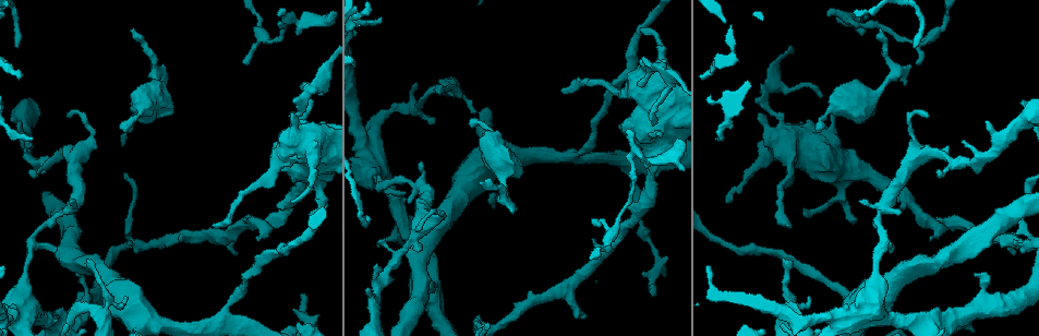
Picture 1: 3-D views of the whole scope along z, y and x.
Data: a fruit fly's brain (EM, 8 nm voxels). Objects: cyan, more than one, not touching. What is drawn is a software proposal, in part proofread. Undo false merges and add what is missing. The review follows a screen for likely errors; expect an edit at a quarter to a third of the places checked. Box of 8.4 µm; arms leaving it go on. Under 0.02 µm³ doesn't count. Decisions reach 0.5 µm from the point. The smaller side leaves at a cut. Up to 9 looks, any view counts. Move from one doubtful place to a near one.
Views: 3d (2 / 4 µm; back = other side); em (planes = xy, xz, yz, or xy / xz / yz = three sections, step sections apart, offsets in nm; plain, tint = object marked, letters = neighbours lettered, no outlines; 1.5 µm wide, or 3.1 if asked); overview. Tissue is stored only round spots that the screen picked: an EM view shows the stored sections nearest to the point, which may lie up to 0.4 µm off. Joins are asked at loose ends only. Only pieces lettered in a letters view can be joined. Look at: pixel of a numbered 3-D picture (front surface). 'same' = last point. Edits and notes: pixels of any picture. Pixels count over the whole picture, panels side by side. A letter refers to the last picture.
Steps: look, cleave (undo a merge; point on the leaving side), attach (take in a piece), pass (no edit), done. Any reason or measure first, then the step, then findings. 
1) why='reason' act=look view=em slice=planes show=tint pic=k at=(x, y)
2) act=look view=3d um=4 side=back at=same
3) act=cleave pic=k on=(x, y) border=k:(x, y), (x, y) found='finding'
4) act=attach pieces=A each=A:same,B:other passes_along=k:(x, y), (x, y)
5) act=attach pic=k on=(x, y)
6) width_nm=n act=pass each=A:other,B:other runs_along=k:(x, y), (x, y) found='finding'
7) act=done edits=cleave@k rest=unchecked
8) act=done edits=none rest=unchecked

why='an open end' act=look view=em slice=planes show=letters pic=1 at=(909, 63)

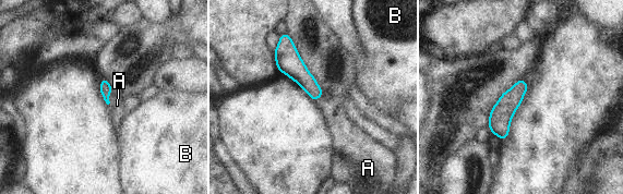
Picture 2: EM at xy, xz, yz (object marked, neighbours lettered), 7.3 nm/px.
act=attach pieces=A each=A:same,B:other passes_along=2:(105, 87), (109, 95), (117, 105) found='the neuron continues'

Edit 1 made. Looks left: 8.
why='see it whole again' act=look view=overview

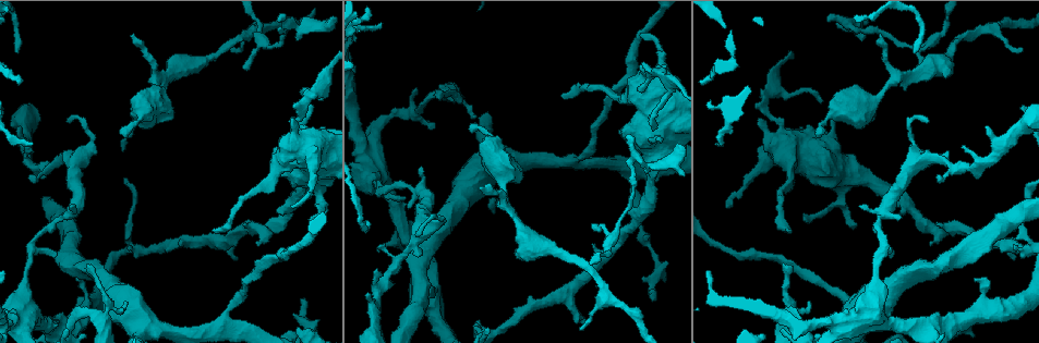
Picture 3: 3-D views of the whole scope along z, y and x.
why='thick turns thin' act=look view=em slice=planes show=letters pic=3 at=(774, 118)

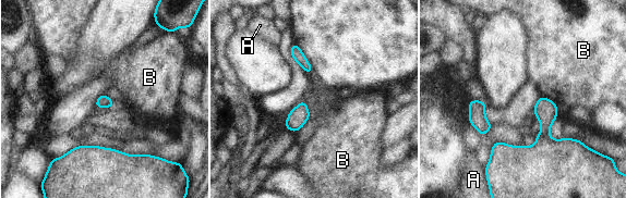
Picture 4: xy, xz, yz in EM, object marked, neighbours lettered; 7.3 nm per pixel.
width_nm=90 act=pass each=A:other,B:other runs_along=4:(554, 106), (531, 152), (494, 152) found='all the same neuron'

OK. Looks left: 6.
why='thin end' act=look view=em slice=yz step=4 show=letters pic=3 at=(656, 298)

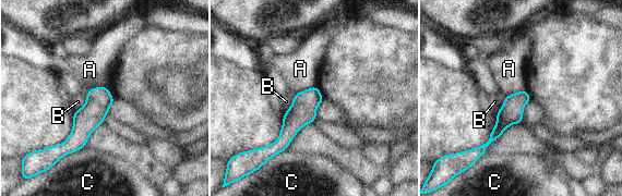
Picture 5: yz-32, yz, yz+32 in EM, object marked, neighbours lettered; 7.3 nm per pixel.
act=pass each=A:other,B:other,C:other runs_along=5:(314, 89), (287, 135), (272, 148) found='no lettered piece goes on from it'

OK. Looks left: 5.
why='an open end' act=look view=em slice=planes show=letters pic=3 at=(890, 256)

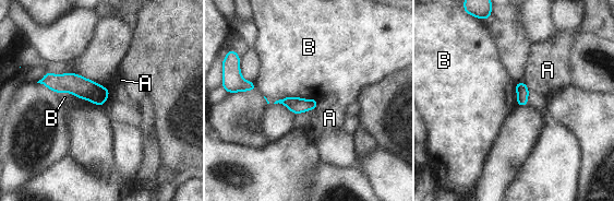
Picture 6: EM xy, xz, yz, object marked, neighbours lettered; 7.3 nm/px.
act=pass each=A:other,B:other border=6:(318, 99), (285, 96), (273, 103) found='no lettered piece goes on from it'

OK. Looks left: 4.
act=done edits=attach@2 rest=unchecked

